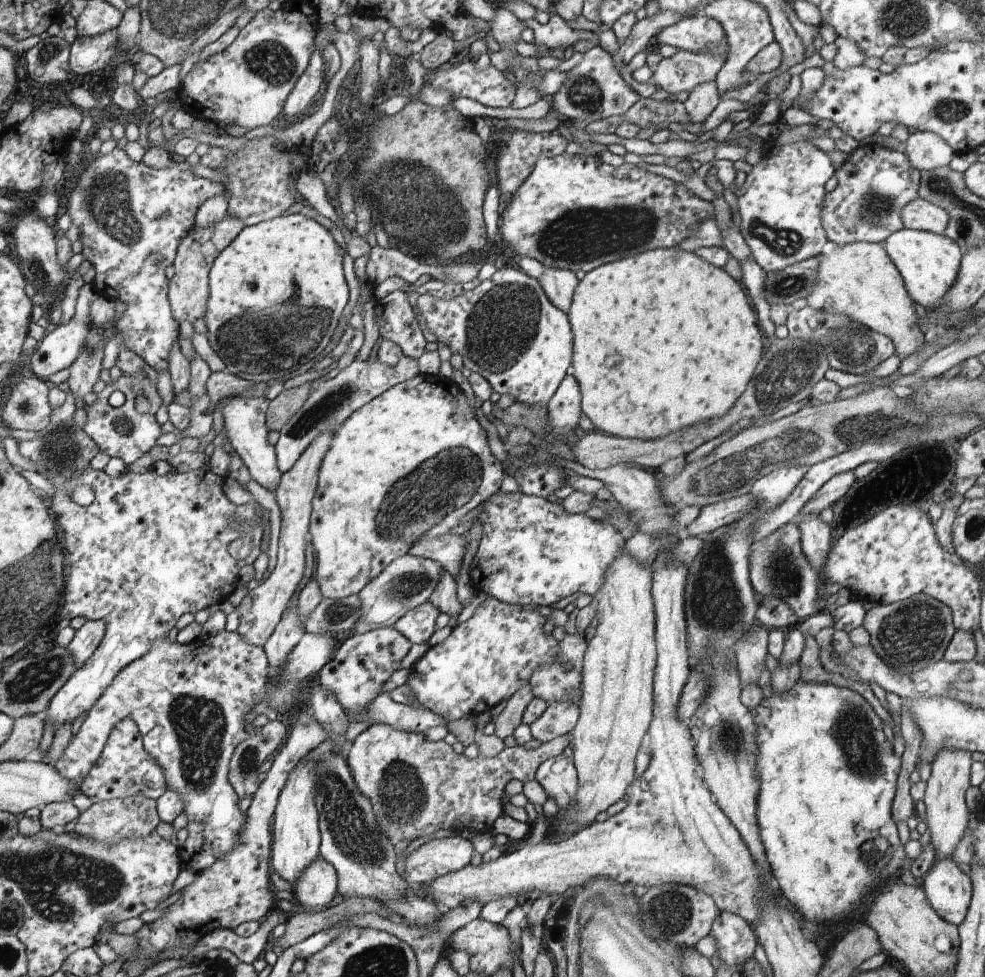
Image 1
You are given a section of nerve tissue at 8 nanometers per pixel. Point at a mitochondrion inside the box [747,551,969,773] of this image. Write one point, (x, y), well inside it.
(914, 632)

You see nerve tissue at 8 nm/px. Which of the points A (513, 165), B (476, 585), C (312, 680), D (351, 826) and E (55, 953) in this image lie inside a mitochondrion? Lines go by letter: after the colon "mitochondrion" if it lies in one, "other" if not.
A: mitochondrion
B: other
C: other
D: mitochondrion
E: other

